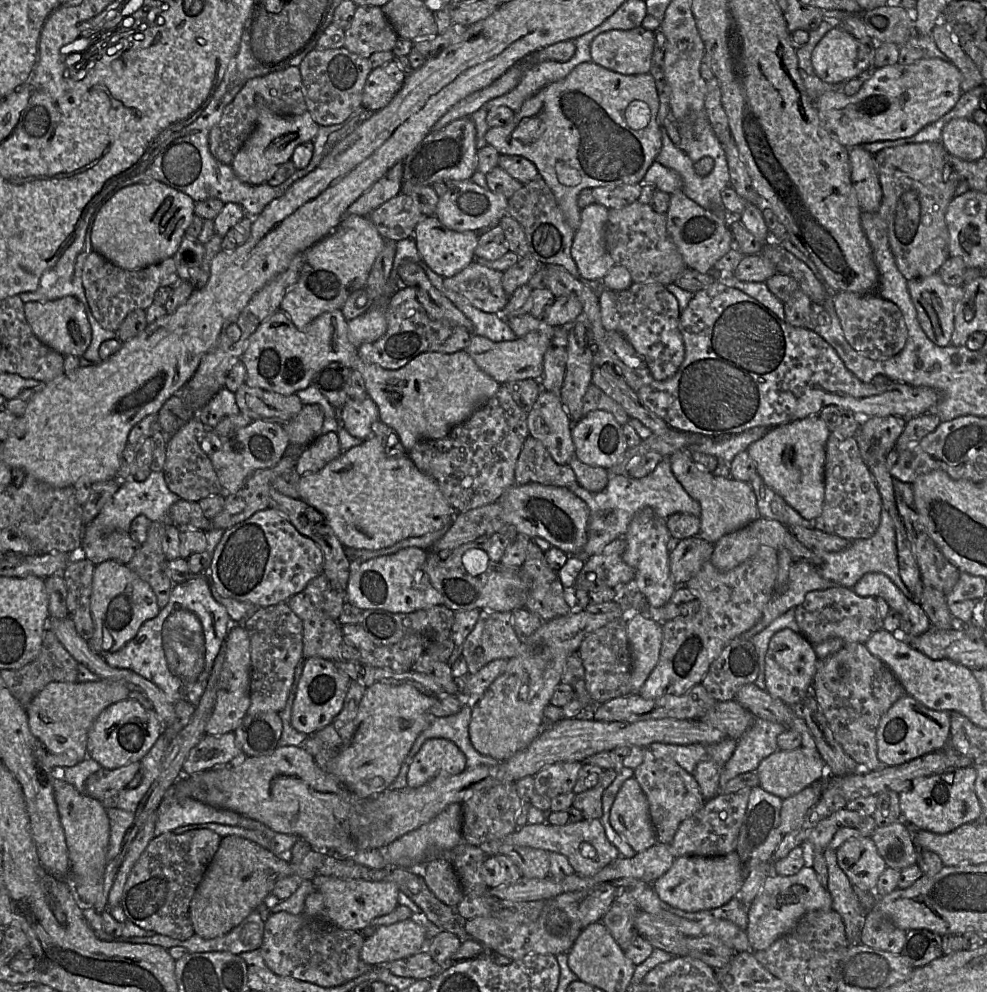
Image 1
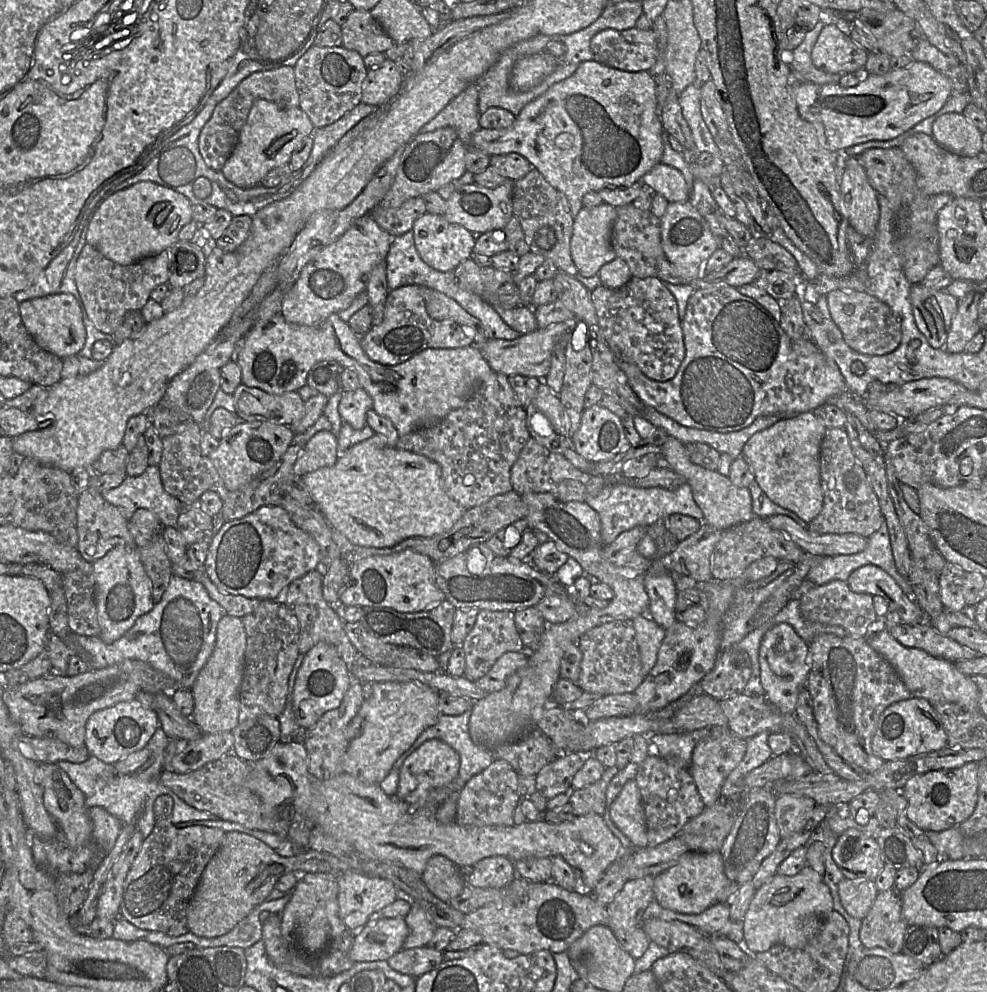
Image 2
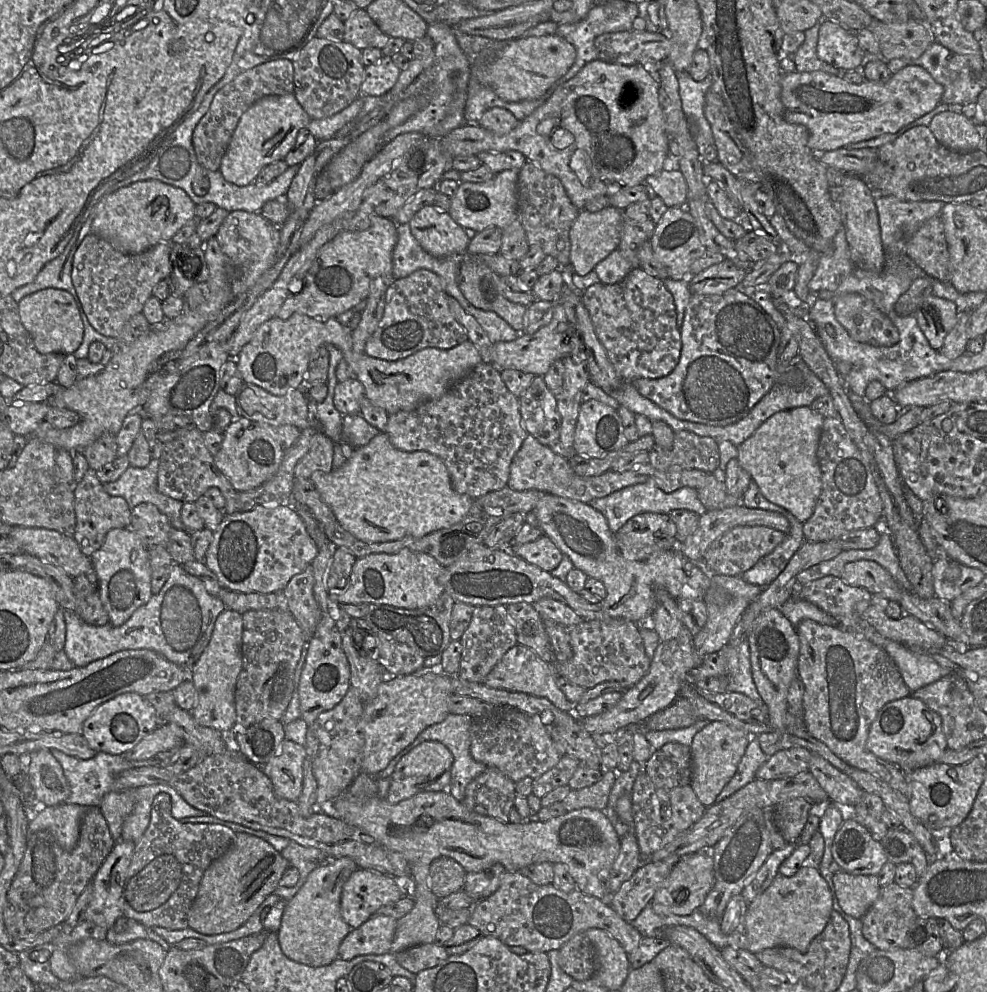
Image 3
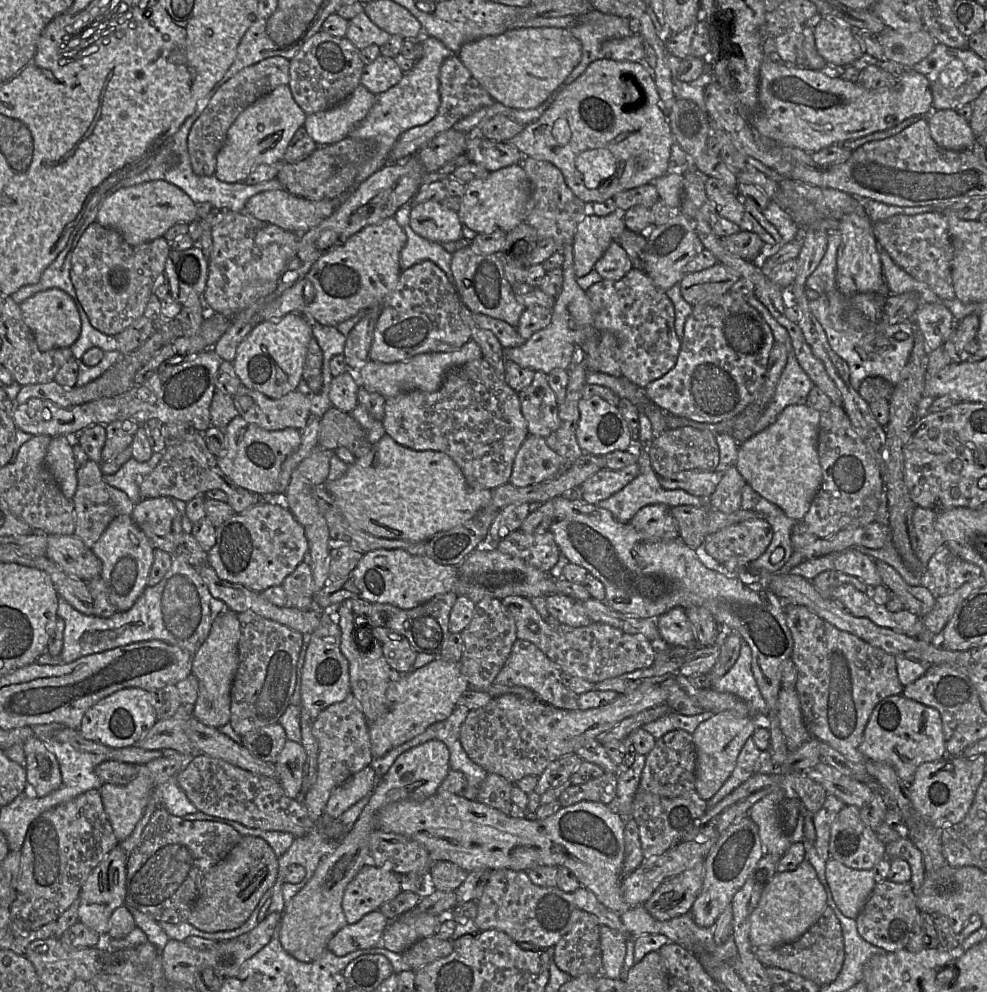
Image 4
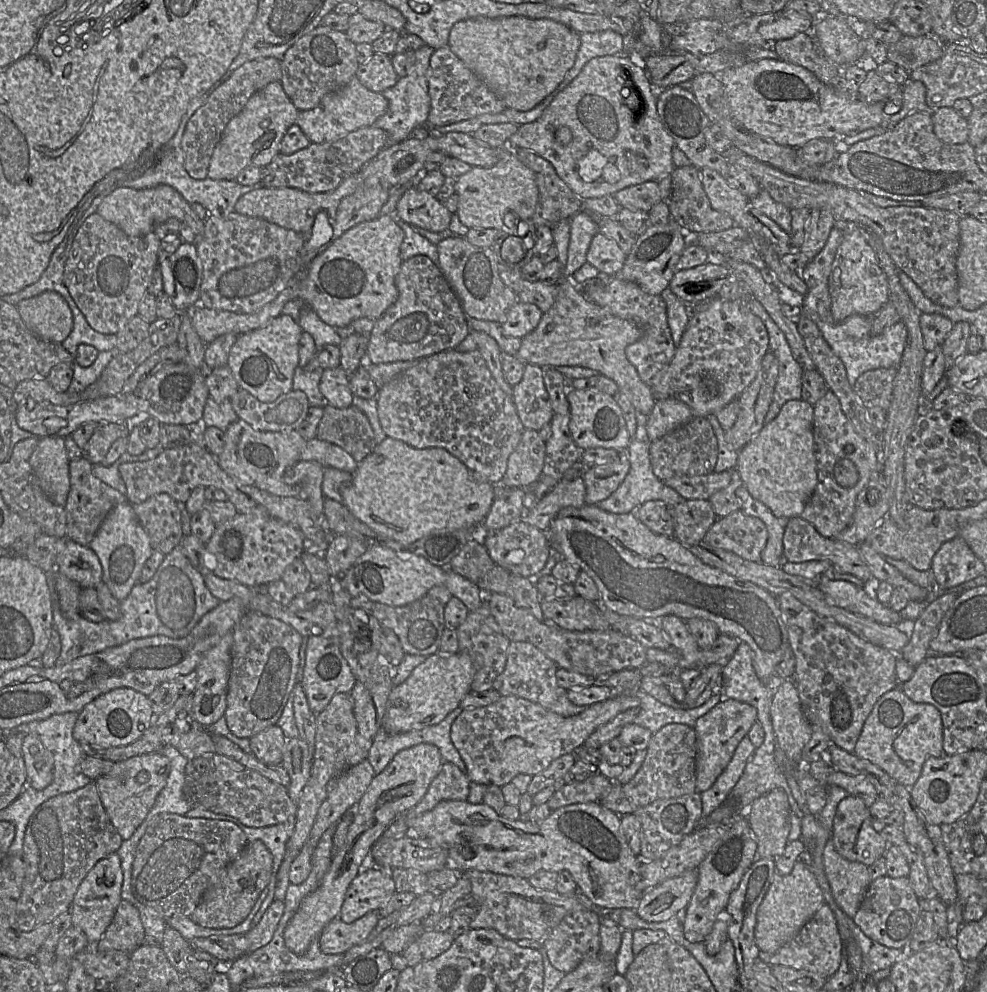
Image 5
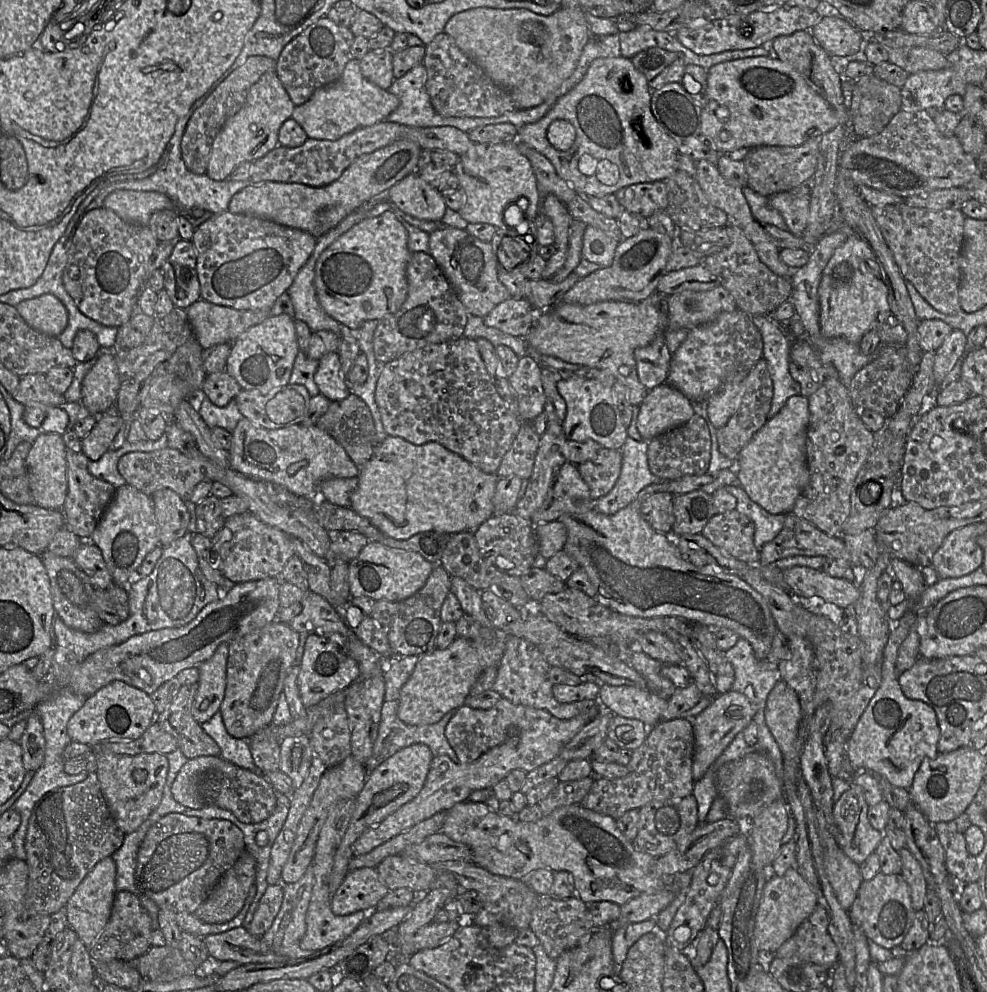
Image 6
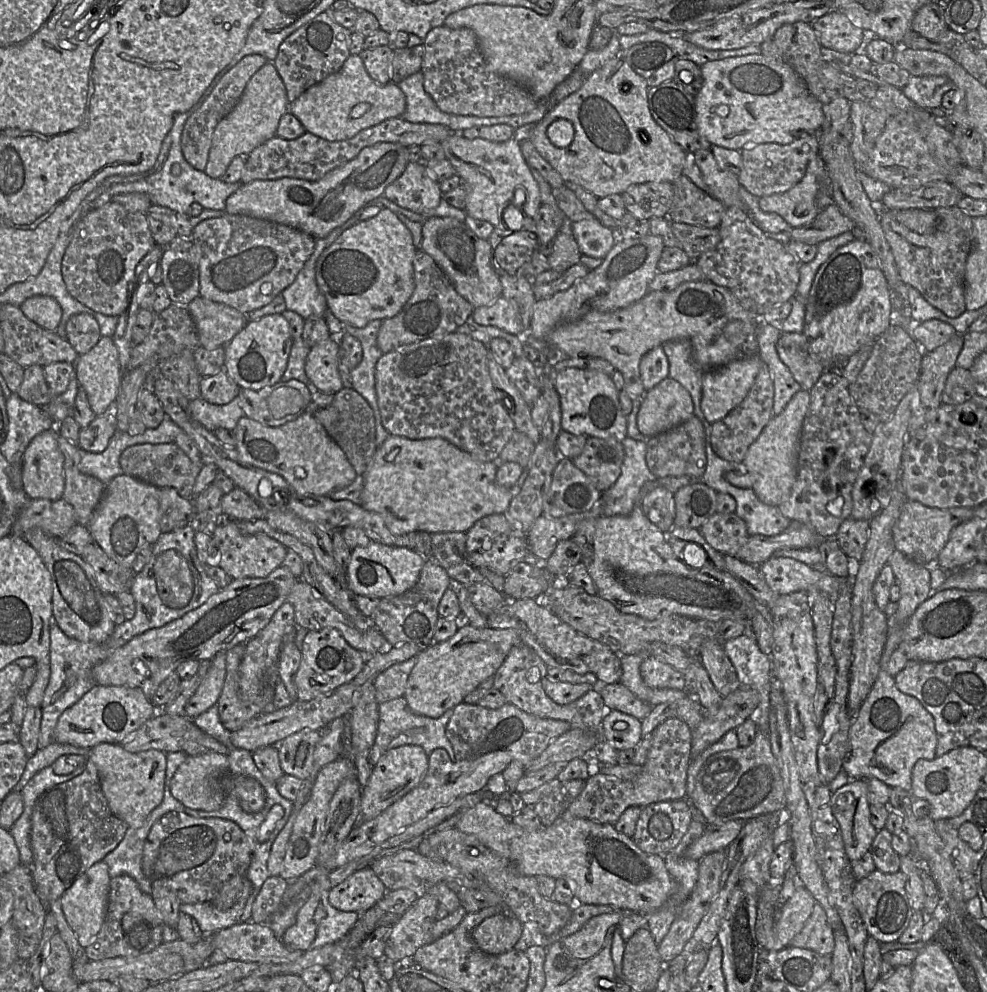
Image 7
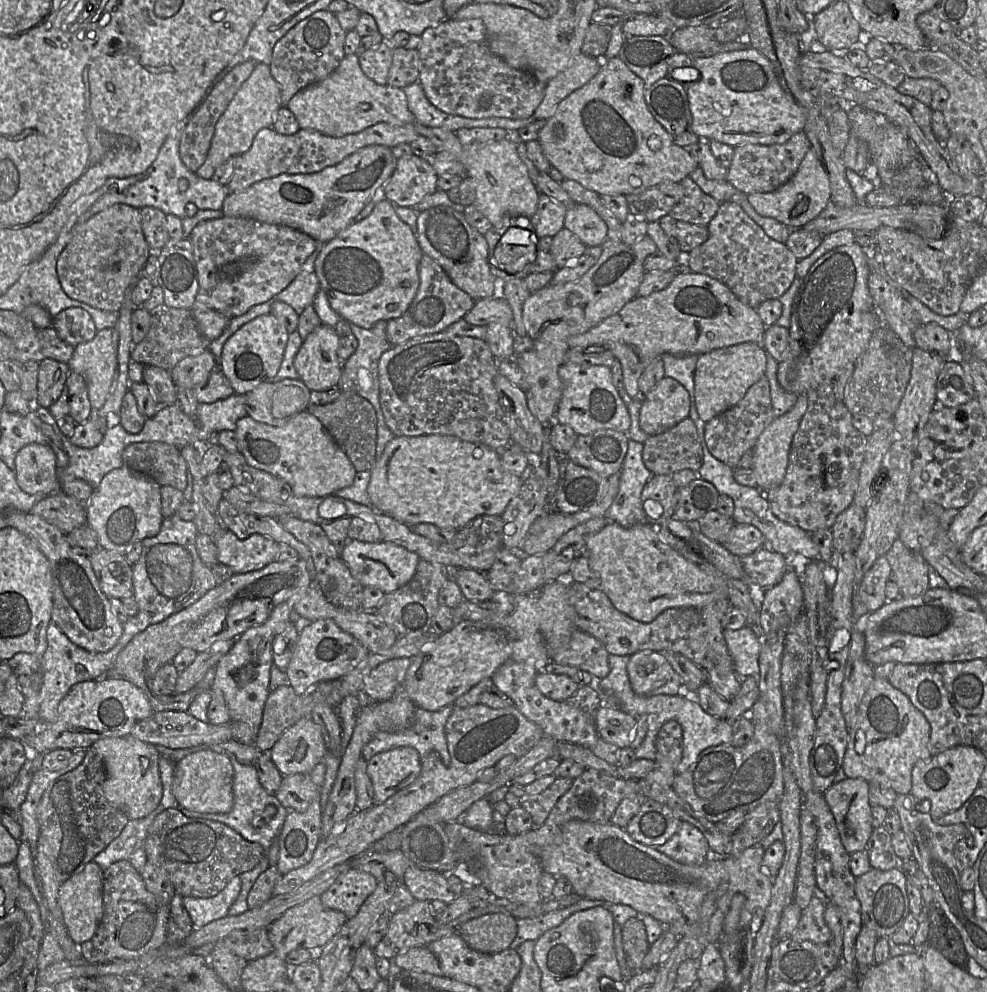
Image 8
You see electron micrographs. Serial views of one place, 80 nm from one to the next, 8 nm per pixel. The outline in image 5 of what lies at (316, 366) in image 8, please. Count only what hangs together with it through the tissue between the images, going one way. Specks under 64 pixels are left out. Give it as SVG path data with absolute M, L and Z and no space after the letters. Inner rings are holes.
M342 367L324 369L319 388L328 404L336 408L347 408L353 403L353 392L348 375Z

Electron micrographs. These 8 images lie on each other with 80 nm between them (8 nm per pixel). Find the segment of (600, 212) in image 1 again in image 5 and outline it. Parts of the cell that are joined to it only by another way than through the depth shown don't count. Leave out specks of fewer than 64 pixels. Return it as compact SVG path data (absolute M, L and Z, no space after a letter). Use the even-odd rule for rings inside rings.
M584 210L570 219L570 242L568 258L563 268L564 277L572 277L583 264L593 237L599 232L594 217Z

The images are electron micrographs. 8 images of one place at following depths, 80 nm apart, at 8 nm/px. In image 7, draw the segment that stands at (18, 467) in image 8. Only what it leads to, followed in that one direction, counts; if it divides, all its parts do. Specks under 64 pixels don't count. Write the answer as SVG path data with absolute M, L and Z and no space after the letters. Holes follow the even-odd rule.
M53 423L53 428L51 428L50 430L44 431L44 432L40 433L39 435L37 435L36 437L34 437L33 440L29 443L29 445L25 449L25 451L23 452L23 456L22 456L23 488L22 489L24 490L24 492L28 495L28 497L31 500L34 500L34 499L59 500L63 497L64 486L65 486L64 471L63 471L64 456L63 456L63 454L59 448L59 445L58 445L58 437L59 436L60 436L60 434L59 434L58 430L54 428L54 423Z

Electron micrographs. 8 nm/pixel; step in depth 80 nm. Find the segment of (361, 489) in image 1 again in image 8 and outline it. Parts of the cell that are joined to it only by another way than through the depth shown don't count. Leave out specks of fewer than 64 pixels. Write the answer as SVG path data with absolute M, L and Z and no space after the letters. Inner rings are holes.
M454 435L395 436L387 443L370 472L368 495L371 506L410 527L419 523L430 523L441 529L460 530L479 516L501 516L523 484L519 476L503 470L499 452L484 444L467 442Z

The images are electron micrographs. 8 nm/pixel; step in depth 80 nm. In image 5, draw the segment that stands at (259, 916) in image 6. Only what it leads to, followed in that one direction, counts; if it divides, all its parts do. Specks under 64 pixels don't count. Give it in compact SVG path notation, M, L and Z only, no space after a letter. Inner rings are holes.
M274 899L261 920L236 941L239 955L251 953L269 943L283 910L283 901Z

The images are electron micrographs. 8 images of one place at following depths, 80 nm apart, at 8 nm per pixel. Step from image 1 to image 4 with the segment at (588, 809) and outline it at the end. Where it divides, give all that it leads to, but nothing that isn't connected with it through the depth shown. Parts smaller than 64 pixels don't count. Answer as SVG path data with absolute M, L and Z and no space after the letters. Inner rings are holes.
M604 772L581 785L568 785L557 801L561 807L568 807L581 801L599 802L610 806L617 791L618 774Z

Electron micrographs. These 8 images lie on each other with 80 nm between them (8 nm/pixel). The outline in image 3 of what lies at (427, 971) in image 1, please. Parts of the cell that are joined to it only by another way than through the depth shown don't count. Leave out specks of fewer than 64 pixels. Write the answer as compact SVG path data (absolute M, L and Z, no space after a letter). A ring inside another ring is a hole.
M435 943L416 945L395 955L397 962L415 975L425 969L437 966L449 956L445 945Z

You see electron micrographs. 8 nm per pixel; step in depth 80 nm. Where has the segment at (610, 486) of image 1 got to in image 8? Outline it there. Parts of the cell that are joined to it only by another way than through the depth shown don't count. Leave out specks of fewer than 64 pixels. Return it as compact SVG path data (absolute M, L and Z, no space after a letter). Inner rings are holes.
M628 440L618 492L604 515L608 521L629 528L636 524L647 523L642 511L641 493L652 473L642 459L644 444Z

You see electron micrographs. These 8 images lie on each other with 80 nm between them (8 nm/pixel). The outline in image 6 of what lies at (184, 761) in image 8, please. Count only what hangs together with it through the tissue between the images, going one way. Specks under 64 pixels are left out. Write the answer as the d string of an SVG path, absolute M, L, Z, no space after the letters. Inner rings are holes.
M200 756L188 759L171 786L173 798L189 809L205 807L207 804L199 790L200 779L221 760L224 759L220 756Z

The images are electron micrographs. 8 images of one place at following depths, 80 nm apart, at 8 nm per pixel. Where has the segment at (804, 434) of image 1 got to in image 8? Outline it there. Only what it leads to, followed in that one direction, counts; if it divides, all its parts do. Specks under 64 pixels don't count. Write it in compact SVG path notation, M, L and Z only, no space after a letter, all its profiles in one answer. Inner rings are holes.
M804 393L799 395L792 409L784 415L775 418L762 432L756 444L752 448L753 465L751 469L755 473L757 487L762 492L766 492L778 486L783 481L787 471L792 440L799 428L801 419L803 418L807 407L807 394Z

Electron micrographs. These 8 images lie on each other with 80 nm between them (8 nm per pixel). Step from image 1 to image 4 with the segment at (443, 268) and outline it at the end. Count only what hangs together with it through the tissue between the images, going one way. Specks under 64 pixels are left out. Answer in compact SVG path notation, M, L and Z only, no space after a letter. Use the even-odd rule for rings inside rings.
M436 201L409 203L408 223L416 234L435 243L454 242L463 238L462 223L457 212Z

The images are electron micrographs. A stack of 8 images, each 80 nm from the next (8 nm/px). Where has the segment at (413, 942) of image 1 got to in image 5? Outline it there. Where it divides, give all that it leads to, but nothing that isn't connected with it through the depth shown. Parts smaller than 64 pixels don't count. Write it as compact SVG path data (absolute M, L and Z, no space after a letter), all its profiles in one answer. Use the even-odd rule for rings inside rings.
M368 912L352 923L343 922L340 917L331 920L318 937L319 946L325 954L343 954L363 942L378 923L379 915Z

